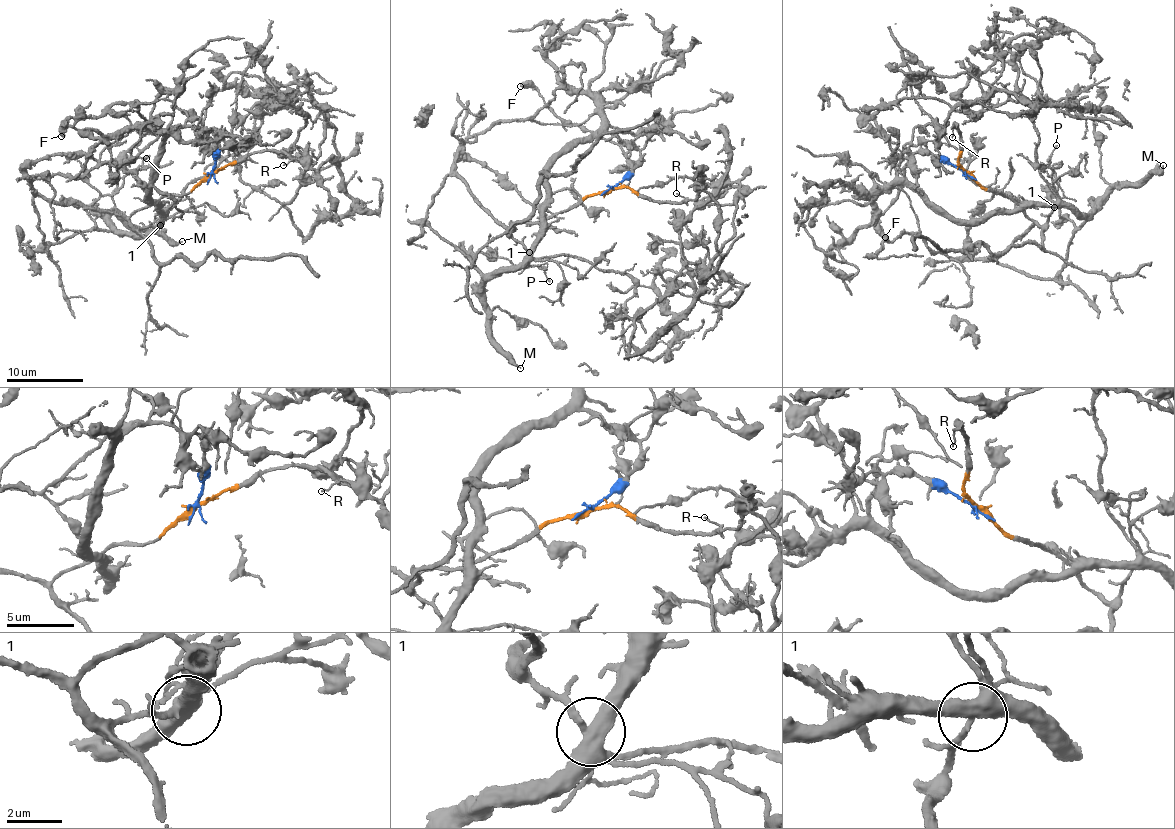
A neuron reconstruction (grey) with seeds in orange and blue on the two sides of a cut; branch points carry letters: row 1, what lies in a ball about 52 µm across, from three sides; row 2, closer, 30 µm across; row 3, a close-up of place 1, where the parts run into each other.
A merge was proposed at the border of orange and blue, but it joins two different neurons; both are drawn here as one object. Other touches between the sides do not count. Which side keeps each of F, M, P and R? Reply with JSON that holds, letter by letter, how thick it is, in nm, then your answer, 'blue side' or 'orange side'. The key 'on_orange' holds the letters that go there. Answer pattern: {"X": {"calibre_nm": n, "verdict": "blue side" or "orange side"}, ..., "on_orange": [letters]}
{"F": {"calibre_nm": 480, "verdict": "blue side"}, "M": {"calibre_nm": 220, "verdict": "blue side"}, "P": {"calibre_nm": 140, "verdict": "blue side"}, "R": {"calibre_nm": 100, "verdict": "orange side"}, "on_orange": ["R"]}

